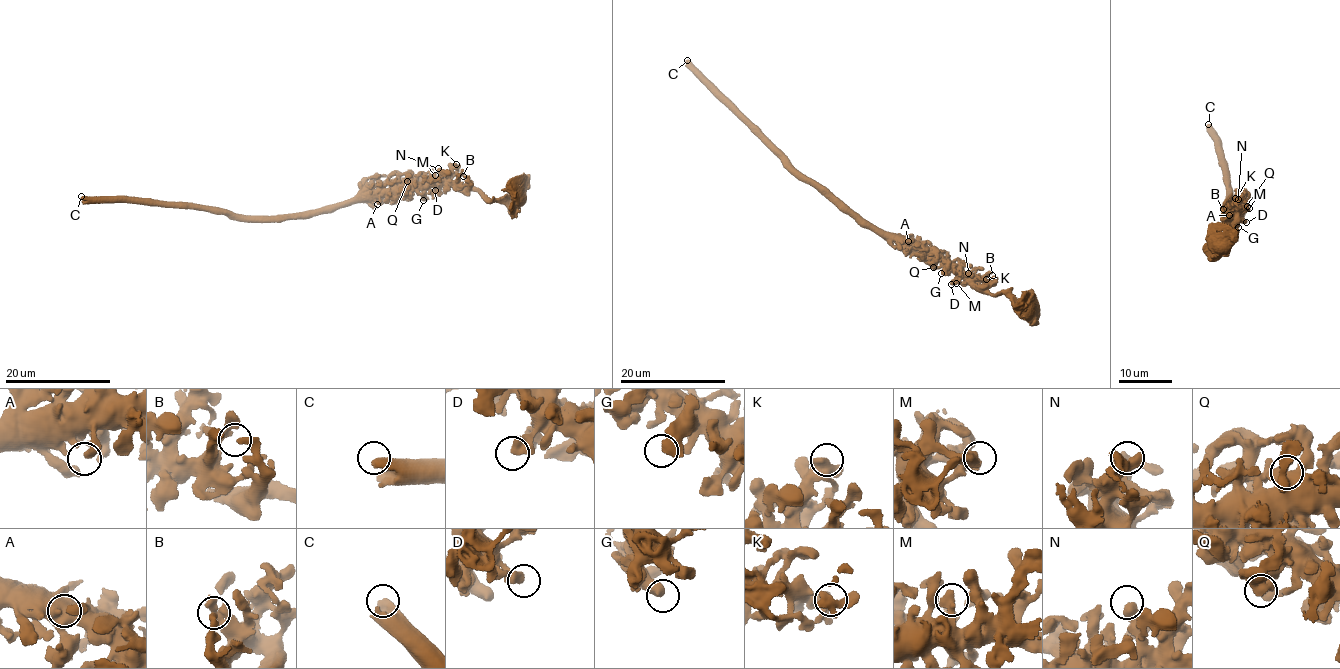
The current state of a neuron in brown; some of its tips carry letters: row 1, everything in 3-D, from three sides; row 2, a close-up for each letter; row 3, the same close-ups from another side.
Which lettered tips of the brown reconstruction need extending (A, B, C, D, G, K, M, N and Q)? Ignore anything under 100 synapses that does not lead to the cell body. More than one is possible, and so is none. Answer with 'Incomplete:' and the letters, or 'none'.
Incomplete: C

